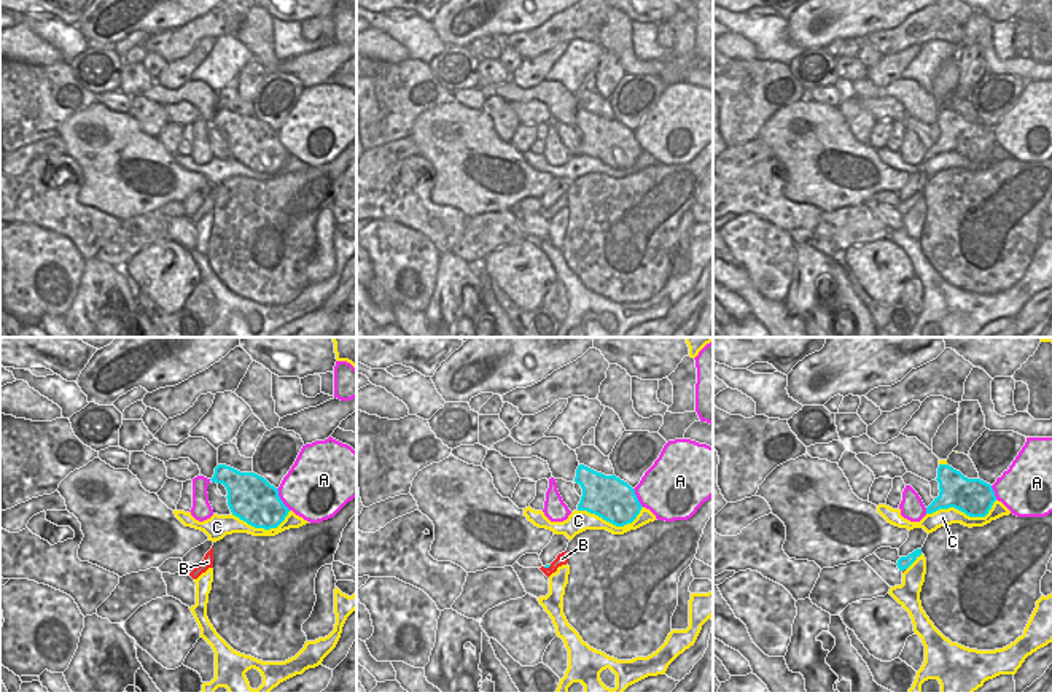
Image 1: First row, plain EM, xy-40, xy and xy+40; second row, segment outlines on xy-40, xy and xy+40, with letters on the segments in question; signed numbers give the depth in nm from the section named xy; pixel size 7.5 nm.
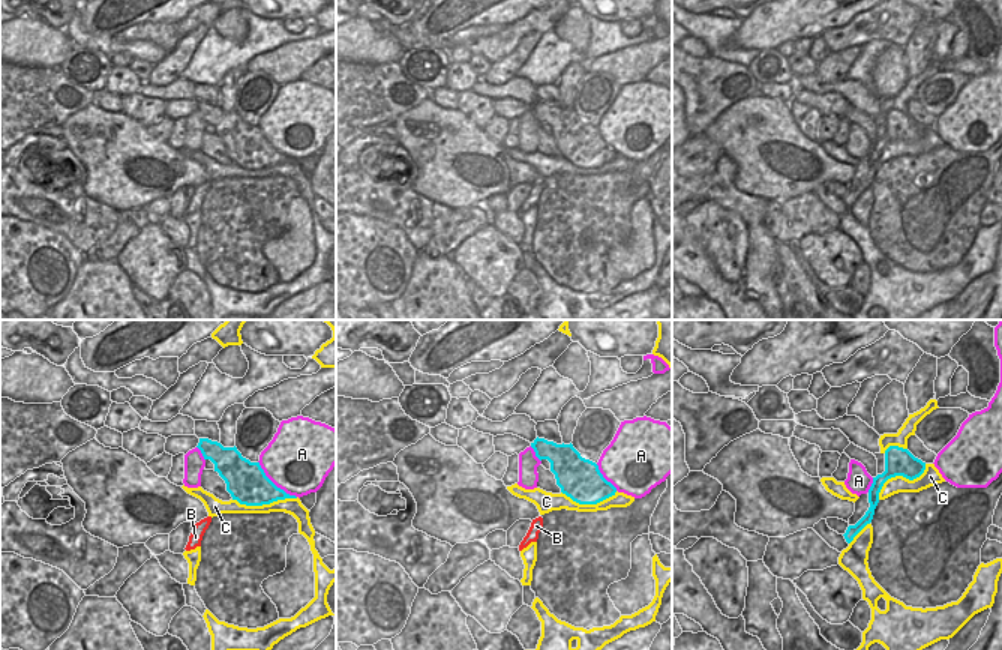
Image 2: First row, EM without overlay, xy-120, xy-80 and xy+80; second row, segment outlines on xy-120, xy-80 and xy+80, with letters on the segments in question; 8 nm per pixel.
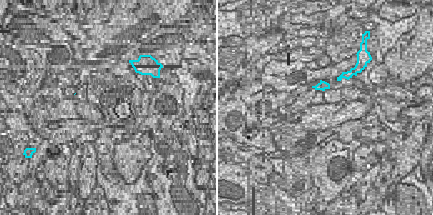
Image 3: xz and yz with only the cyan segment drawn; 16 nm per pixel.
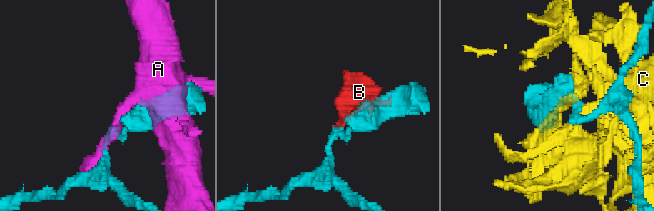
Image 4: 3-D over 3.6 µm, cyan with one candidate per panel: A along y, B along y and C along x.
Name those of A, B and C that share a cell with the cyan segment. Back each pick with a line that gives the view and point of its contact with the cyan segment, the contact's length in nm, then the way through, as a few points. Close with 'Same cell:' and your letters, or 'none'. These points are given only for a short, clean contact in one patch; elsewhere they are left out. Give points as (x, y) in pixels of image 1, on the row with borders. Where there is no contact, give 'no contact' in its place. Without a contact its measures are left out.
Same cell: none

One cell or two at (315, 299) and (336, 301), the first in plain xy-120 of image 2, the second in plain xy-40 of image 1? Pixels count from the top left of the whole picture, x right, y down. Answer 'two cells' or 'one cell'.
two cells

